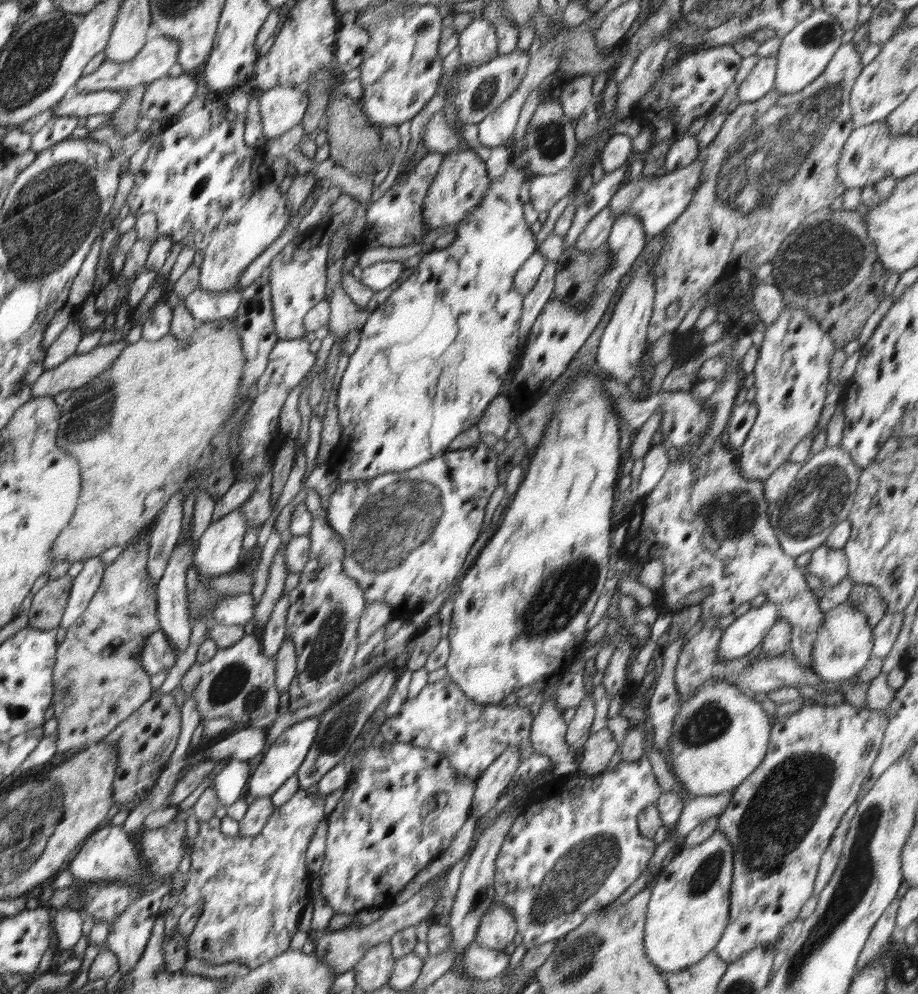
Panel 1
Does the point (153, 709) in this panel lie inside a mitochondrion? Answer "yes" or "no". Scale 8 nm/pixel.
no

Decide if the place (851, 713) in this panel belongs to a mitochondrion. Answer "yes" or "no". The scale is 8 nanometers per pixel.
no

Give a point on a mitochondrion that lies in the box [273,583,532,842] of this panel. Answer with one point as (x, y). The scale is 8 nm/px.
(324, 653)

